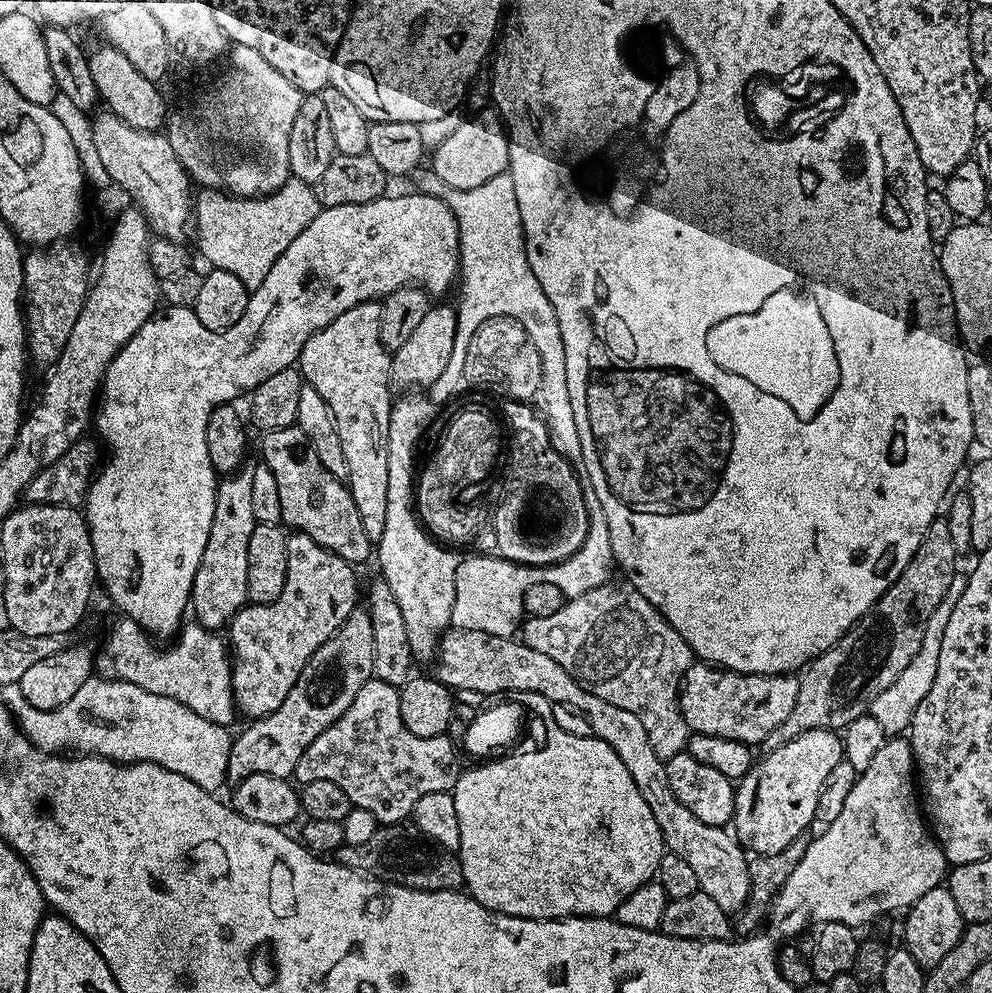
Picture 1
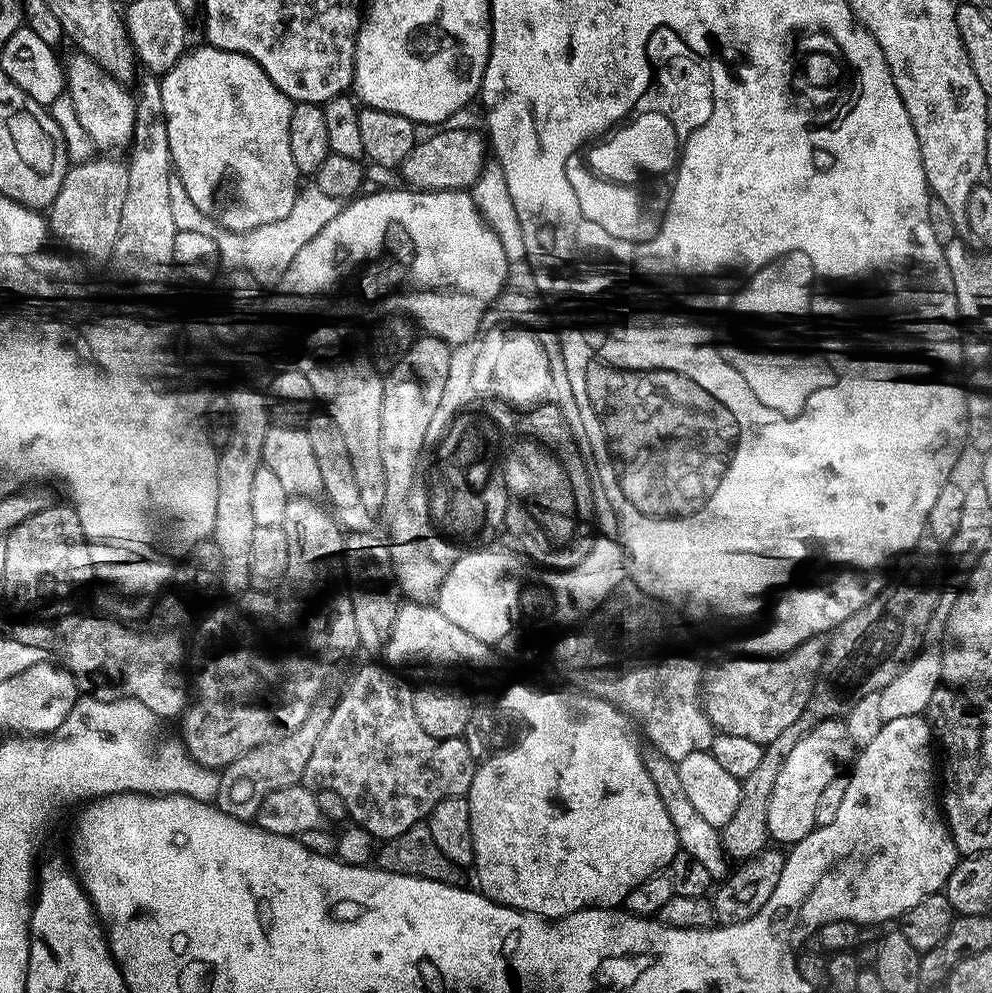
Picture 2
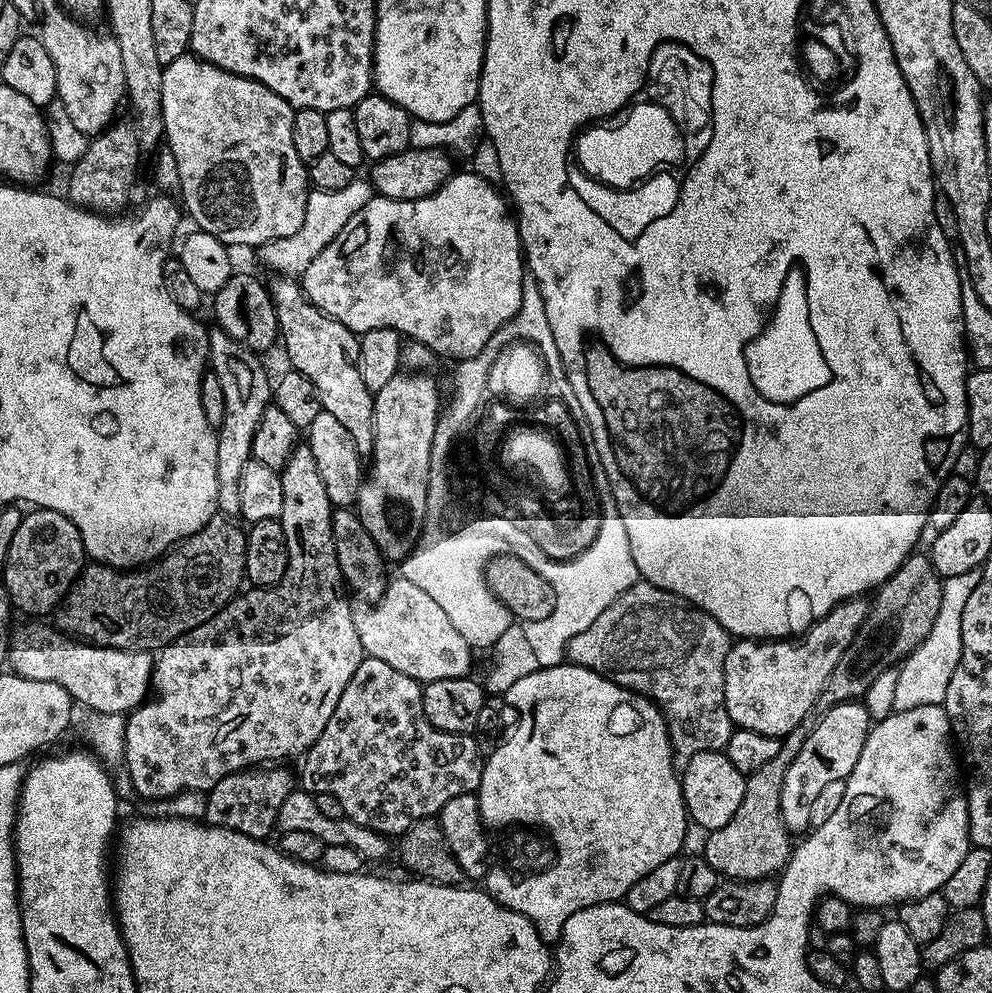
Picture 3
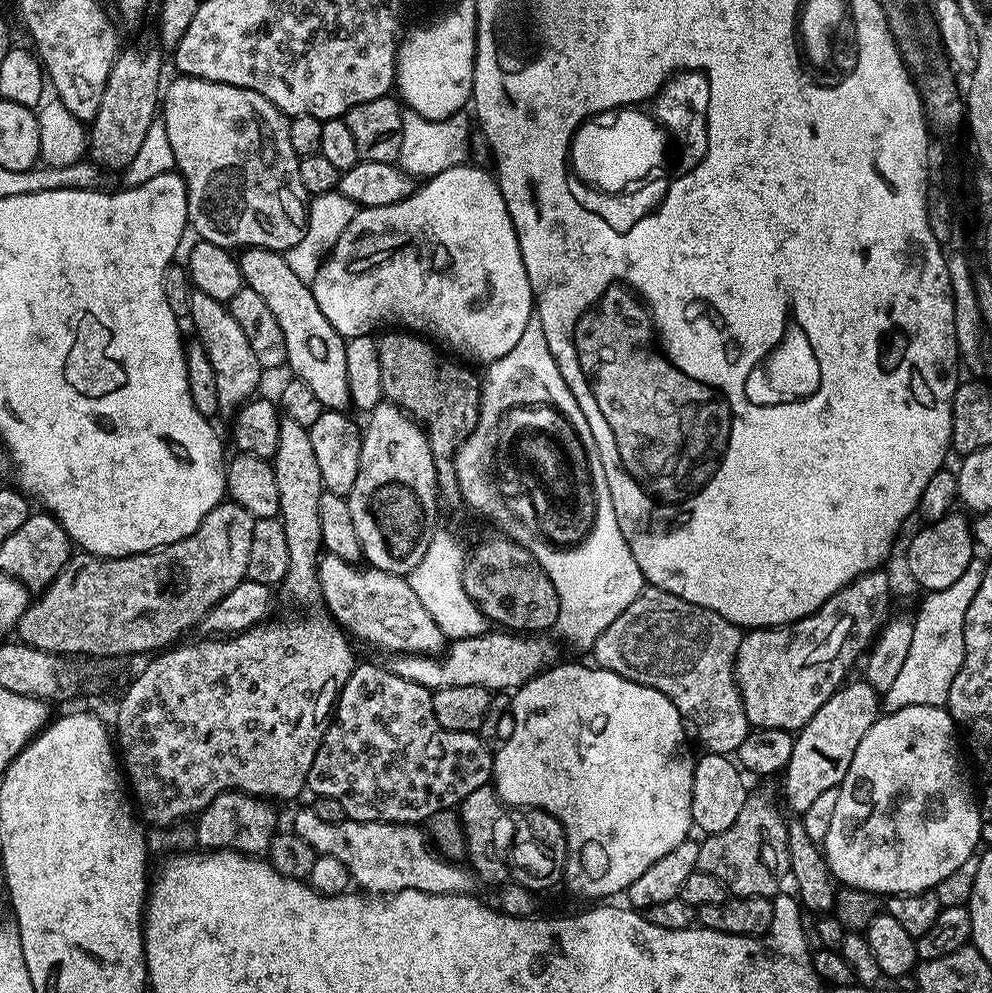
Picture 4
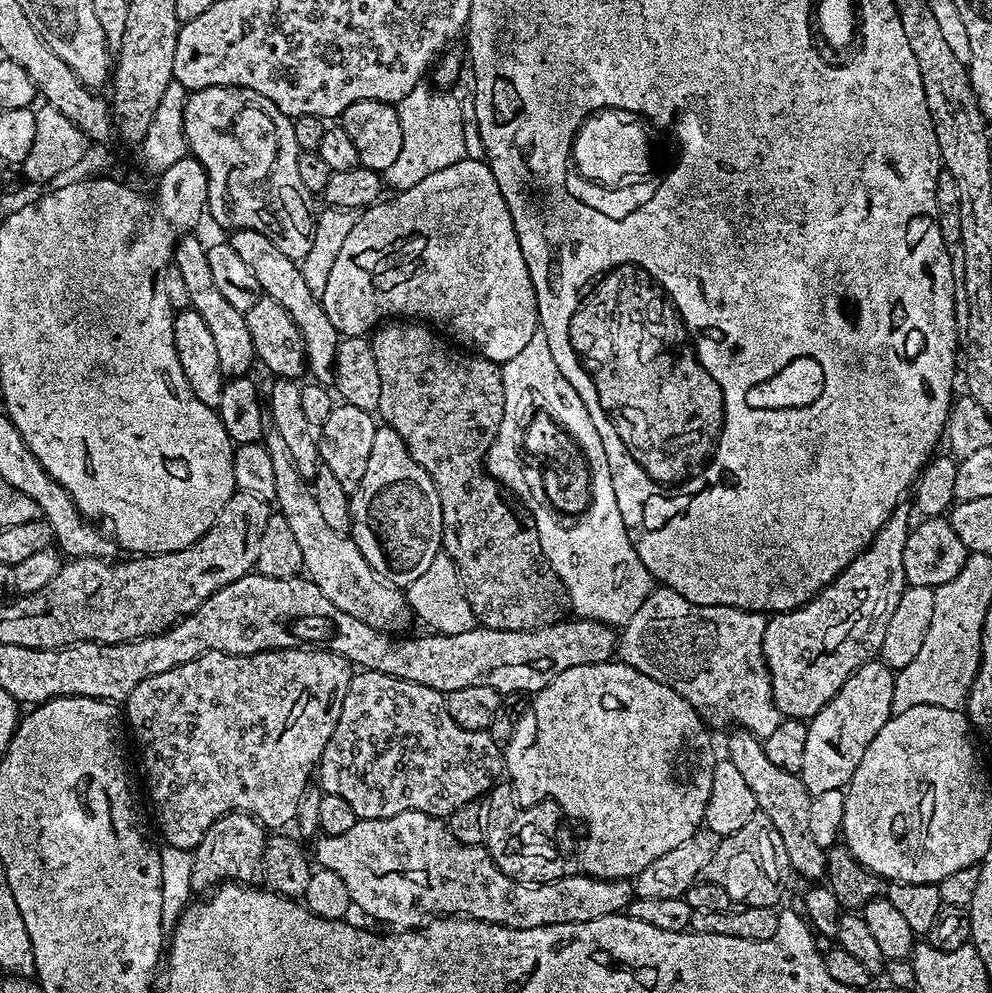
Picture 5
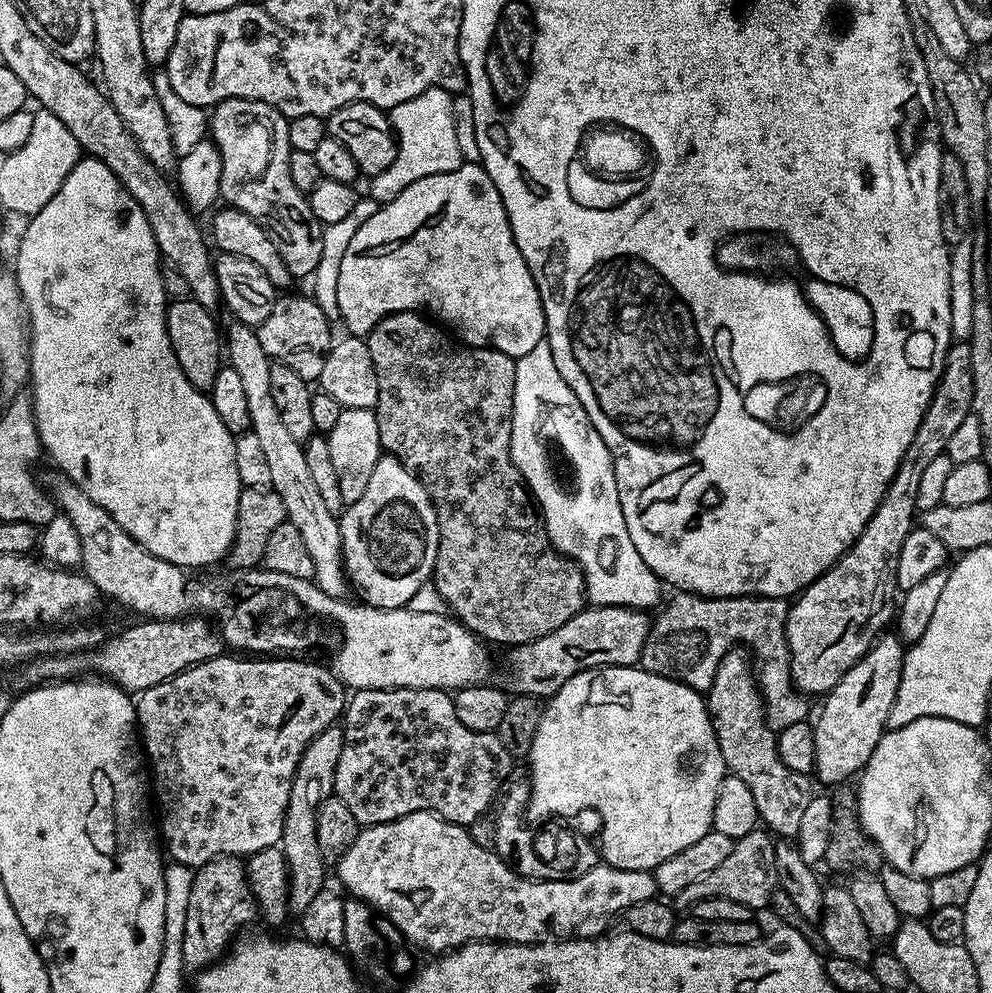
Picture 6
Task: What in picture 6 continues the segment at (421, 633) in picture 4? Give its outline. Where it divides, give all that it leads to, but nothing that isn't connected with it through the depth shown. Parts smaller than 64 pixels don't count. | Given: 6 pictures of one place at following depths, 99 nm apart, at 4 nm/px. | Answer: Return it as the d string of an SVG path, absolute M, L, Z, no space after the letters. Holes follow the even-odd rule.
M232 322L228 332L226 328L226 356L230 359L230 367L238 370L242 386L246 390L246 402L250 409L250 431L258 434L258 442L266 453L266 467L270 469L271 491L282 498L282 506L286 506L287 523L302 533L306 542L306 550L314 562L314 583L331 596L343 597L349 591L350 584L344 570L344 551L340 537L340 521L337 513L326 507L324 499L310 475L310 466L306 463L306 454L301 441L296 440L282 422L272 391L270 390L270 366L266 350L262 350L262 342L258 342L258 334L251 324Z

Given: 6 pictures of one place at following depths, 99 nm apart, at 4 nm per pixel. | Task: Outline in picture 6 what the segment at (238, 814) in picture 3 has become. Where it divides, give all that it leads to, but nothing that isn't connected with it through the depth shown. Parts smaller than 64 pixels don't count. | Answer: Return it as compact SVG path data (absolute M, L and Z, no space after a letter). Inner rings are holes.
M217 856L215 860L195 869L182 939L185 969L196 974L208 965L217 963L237 939L236 931L242 924L250 923L252 912L254 916L256 911L256 901L248 887L248 870L241 857Z

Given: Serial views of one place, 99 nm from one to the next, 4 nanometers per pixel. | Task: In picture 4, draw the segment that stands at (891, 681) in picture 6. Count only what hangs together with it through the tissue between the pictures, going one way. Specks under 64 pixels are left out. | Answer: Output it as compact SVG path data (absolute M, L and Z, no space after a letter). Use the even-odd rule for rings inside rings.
M864 678L854 680L845 683L840 691L834 693L827 700L822 706L822 710L818 710L818 714L814 714L814 718L810 718L810 722L806 722L806 726L799 729L795 752L791 755L790 762L782 776L784 796L796 814L804 813L814 802L814 798L818 798L818 794L826 794L826 790L840 787L840 783L846 778L846 774L854 762L854 754L858 750L862 738L866 738L866 730L870 730L870 726L874 726L874 722L882 715L881 693L873 689Z

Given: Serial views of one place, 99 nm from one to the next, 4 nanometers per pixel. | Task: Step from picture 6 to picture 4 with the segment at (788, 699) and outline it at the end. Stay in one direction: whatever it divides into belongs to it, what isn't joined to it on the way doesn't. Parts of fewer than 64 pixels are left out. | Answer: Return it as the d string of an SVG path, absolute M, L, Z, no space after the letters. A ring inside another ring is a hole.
M645 587L640 597L597 638L595 663L611 675L645 684L669 696L676 701L685 721L689 725L696 724L696 736L708 747L705 749L717 756L728 756L738 751L750 732L734 671L742 632L735 626L725 626L720 622L707 624L704 619L706 613L702 606L686 602L660 588Z

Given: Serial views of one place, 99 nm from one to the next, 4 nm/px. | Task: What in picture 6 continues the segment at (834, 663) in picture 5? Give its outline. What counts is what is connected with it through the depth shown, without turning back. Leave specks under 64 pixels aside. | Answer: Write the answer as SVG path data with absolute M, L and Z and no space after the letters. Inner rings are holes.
M966 342L953 343L946 354L946 362L940 380L926 406L926 414L922 414L922 422L918 422L914 442L910 442L910 446L906 446L906 454L902 454L902 462L898 462L898 470L894 474L878 510L870 518L870 522L866 522L862 534L848 547L848 551L791 601L786 622L786 642L792 659L792 682L801 693L812 698L815 696L820 698L831 692L832 687L859 660L864 659L864 655L876 643L881 633L887 629L884 627L888 623L890 625L893 623L894 613L898 607L898 589L896 587L898 554L902 554L902 542L906 542L918 516L916 506L918 481L922 478L923 472L928 469L933 458L945 455L946 442L950 442L958 425L962 423L963 419L972 415L973 394L974 374L970 374L970 346Z

